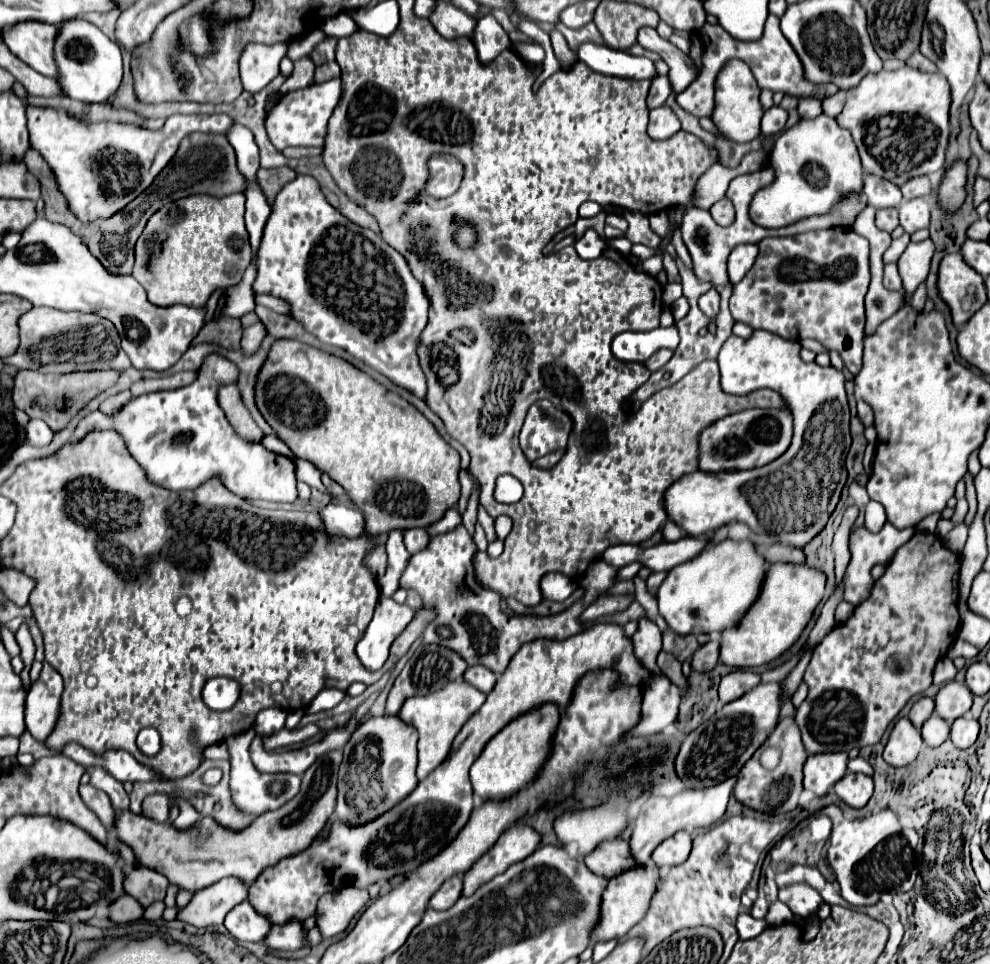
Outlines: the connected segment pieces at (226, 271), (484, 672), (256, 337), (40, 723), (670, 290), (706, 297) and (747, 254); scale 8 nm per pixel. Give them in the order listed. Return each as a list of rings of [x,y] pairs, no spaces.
[[[244,192],[222,198],[186,196],[160,208],[148,220],[136,242],[132,276],[144,286],[156,306],[204,306],[216,288],[228,288],[242,280],[252,260],[248,232],[244,228]]]
[[[480,664],[470,666],[470,668],[464,672],[464,680],[470,682],[472,686],[480,688],[484,694],[488,694],[488,692],[494,688],[496,678],[498,678],[498,676],[496,676],[492,670],[488,670],[488,668],[480,666]]]
[[[252,324],[252,326],[248,326],[248,328],[244,330],[244,336],[242,336],[242,350],[244,350],[246,354],[254,352],[254,350],[260,346],[260,342],[262,342],[264,336],[266,336],[264,324]]]
[[[44,662],[40,680],[36,680],[26,696],[26,730],[36,740],[46,740],[46,736],[56,726],[60,714],[62,696],[62,676]]]
[[[666,284],[664,288],[664,294],[662,294],[662,300],[664,300],[664,306],[671,306],[674,300],[678,300],[683,295],[681,284]]]
[[[710,288],[698,300],[699,308],[706,316],[716,316],[718,314],[718,304],[720,304],[720,294],[718,294],[716,288]]]
[[[742,244],[734,248],[734,252],[728,256],[728,278],[732,284],[738,284],[744,278],[744,274],[752,268],[756,256],[758,256],[756,244]]]

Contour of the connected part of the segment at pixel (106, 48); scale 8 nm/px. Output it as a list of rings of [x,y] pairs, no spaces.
[[[76,18],[76,20],[66,20],[62,26],[58,26],[60,32],[56,34],[56,66],[60,68],[60,76],[56,78],[56,82],[60,84],[60,88],[64,88],[64,96],[70,96],[74,100],[80,102],[104,102],[108,100],[120,86],[122,80],[122,56],[120,56],[120,48],[116,42],[112,42],[96,24]]]

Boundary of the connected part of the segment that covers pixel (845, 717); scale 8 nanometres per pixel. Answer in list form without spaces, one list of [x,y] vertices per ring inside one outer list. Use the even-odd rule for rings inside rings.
[[[916,532],[916,534],[918,534],[918,536],[912,536],[912,538],[894,554],[894,558],[888,562],[886,572],[876,580],[876,584],[874,584],[872,594],[868,596],[868,600],[864,600],[862,604],[858,604],[858,606],[854,608],[852,616],[850,616],[844,624],[832,628],[832,632],[830,632],[828,636],[824,636],[824,640],[816,646],[816,650],[814,650],[814,654],[812,654],[812,660],[810,660],[810,664],[808,664],[808,668],[806,668],[806,674],[804,674],[804,682],[808,684],[810,692],[808,692],[808,698],[800,704],[800,708],[798,708],[798,712],[796,712],[796,722],[798,722],[800,730],[802,730],[802,742],[804,742],[804,746],[806,746],[806,750],[808,750],[810,754],[816,754],[816,752],[850,752],[852,748],[862,748],[862,746],[870,746],[870,744],[880,742],[884,730],[886,730],[888,724],[898,716],[898,712],[904,708],[904,704],[906,704],[912,696],[922,694],[922,692],[932,684],[932,670],[934,670],[936,662],[946,656],[948,646],[956,640],[956,632],[958,632],[958,626],[960,626],[960,616],[958,616],[958,606],[956,606],[956,602],[958,602],[960,556],[958,556],[956,552],[948,550],[948,548],[942,544],[942,540],[938,538],[938,534],[926,534],[926,532]],[[894,654],[900,654],[900,656],[904,656],[904,658],[908,660],[908,670],[892,670],[892,668],[888,668],[886,662],[888,662],[888,658],[892,658]]]

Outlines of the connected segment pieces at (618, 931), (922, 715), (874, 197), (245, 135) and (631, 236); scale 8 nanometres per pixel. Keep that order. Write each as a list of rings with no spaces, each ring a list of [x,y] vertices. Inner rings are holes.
[[[656,864],[632,868],[632,872],[622,872],[620,876],[612,878],[602,896],[602,920],[592,932],[592,944],[596,944],[598,940],[624,938],[626,932],[644,916],[644,912],[648,912],[648,904],[658,890],[658,882],[660,868]]]
[[[920,698],[914,702],[912,710],[910,710],[910,722],[916,726],[916,728],[922,728],[922,724],[930,718],[934,710],[934,700],[932,698]]]
[[[864,176],[864,196],[866,202],[876,210],[898,208],[902,202],[900,188],[878,176]]]
[[[232,124],[226,132],[230,144],[236,150],[236,158],[238,158],[238,168],[240,172],[252,182],[256,178],[256,170],[260,168],[260,160],[258,160],[258,146],[254,142],[252,132],[248,132],[248,128],[244,128],[242,124]]]
[[[624,212],[624,218],[628,222],[628,230],[626,230],[626,238],[634,244],[644,244],[648,248],[658,248],[660,244],[660,236],[656,236],[648,224],[648,218],[644,214],[638,212]]]

